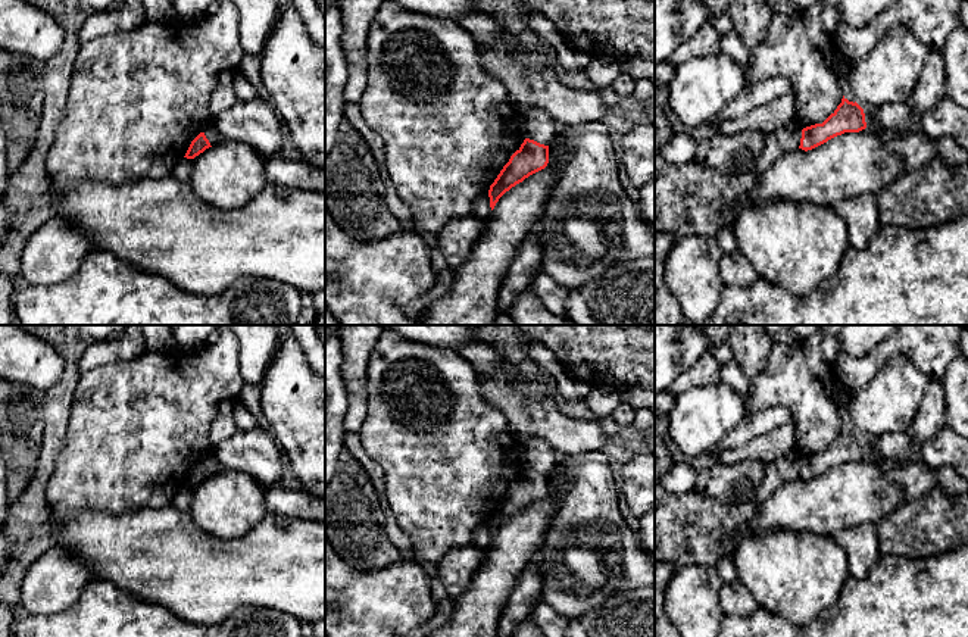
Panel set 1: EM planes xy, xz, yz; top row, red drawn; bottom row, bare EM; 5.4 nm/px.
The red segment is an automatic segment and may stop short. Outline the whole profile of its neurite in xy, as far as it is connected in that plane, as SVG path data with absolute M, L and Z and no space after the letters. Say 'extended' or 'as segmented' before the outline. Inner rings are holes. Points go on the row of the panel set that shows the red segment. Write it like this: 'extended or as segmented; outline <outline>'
extended; outline M213 125L206 128L203 132L200 132L190 144L187 153L184 157L194 159L200 153L203 153L206 149L212 147L213 144L224 140L224 135L221 135Z

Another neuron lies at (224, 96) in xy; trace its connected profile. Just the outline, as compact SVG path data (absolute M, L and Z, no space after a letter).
M232 84L219 85L210 97L210 103L209 103L210 115L215 118L221 112L229 109L237 100L238 97L234 91Z

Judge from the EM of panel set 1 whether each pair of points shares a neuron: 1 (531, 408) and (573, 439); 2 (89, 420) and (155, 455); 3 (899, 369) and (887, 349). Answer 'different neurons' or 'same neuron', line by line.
1: same neuron
2: same neuron
3: different neurons

